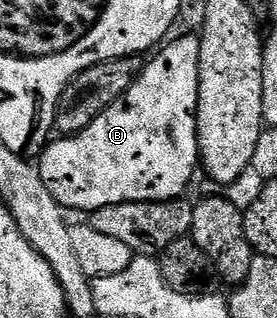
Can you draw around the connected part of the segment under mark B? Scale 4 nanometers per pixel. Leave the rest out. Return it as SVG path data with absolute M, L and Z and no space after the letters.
M185 35L189 36L181 36L178 40L170 39L156 53L158 56L146 63L131 90L127 90L127 94L123 94L119 102L103 110L103 114L99 114L95 122L87 126L87 130L78 132L75 136L54 139L41 153L41 177L47 190L51 190L62 208L74 208L77 212L88 214L103 206L115 206L123 202L159 202L176 200L186 195L185 187L192 182L193 171L198 171L199 168L197 91L201 41L196 35Z

